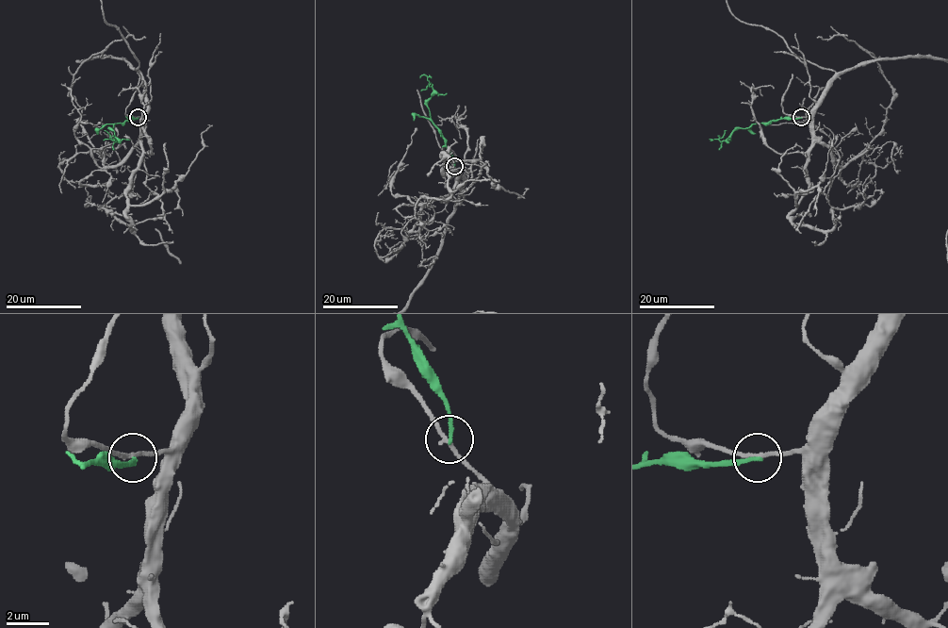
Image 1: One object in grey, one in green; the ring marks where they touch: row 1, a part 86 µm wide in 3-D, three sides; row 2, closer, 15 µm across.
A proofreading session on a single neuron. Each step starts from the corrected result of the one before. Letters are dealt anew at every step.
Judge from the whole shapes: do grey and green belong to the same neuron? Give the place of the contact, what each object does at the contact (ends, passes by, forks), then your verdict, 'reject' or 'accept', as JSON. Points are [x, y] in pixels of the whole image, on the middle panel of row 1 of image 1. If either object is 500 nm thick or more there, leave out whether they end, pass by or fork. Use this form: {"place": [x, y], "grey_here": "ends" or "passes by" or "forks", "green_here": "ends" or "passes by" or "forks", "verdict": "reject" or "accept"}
{"place": [454, 166], "grey_here": "passes by", "green_here": "ends", "verdict": "reject"}

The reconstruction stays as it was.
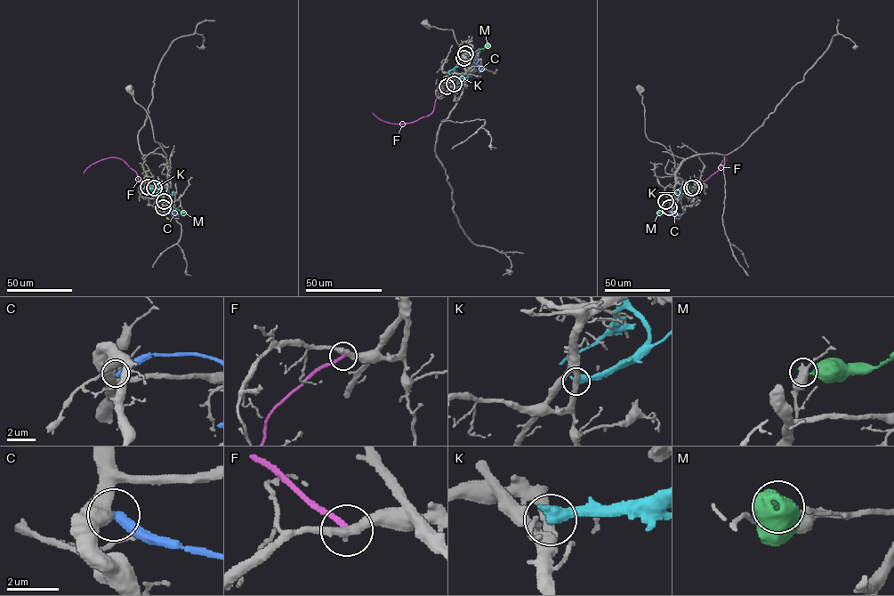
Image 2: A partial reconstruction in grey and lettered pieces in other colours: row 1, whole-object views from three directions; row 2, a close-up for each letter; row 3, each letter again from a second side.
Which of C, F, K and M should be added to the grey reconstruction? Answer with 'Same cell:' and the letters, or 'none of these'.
Same cell: none of these

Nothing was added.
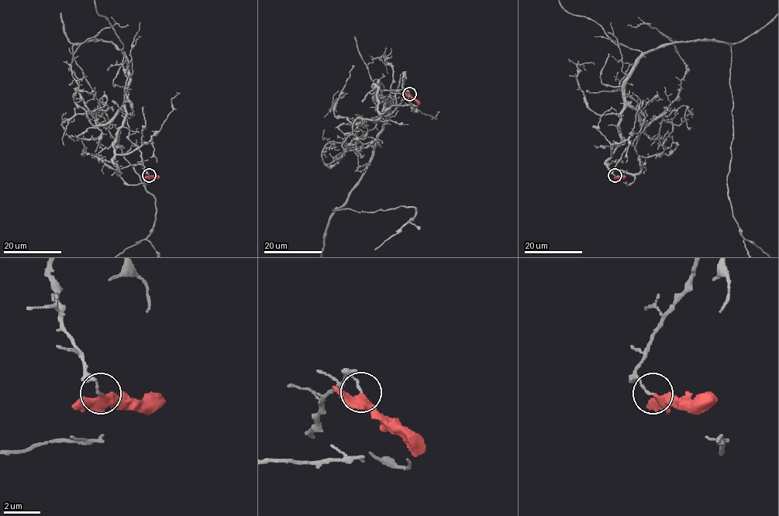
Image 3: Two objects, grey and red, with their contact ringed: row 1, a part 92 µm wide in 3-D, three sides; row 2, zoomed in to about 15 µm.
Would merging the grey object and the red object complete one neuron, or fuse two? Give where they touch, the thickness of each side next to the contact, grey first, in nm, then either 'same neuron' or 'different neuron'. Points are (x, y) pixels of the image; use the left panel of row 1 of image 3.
place (149, 175); calibres 120 and 360 nm; different neuron

